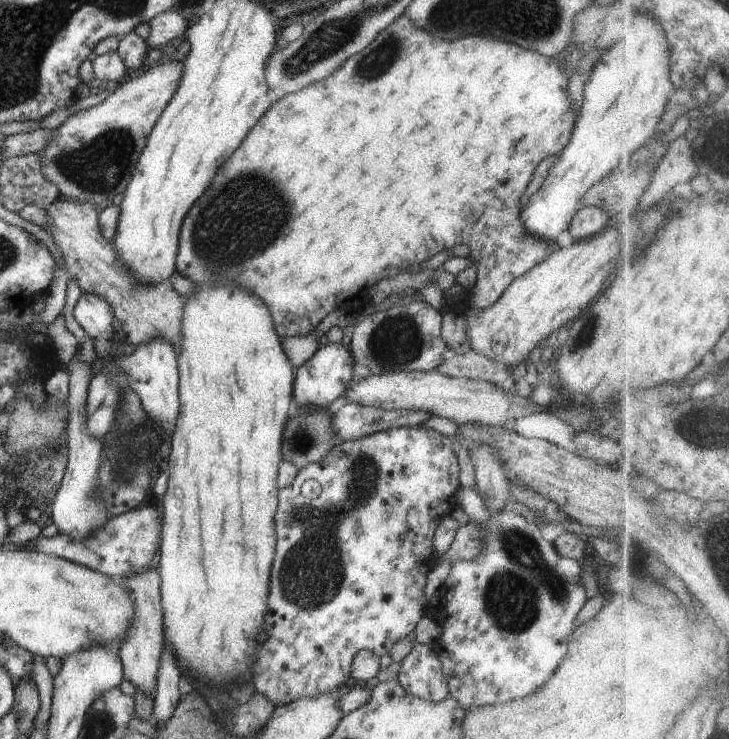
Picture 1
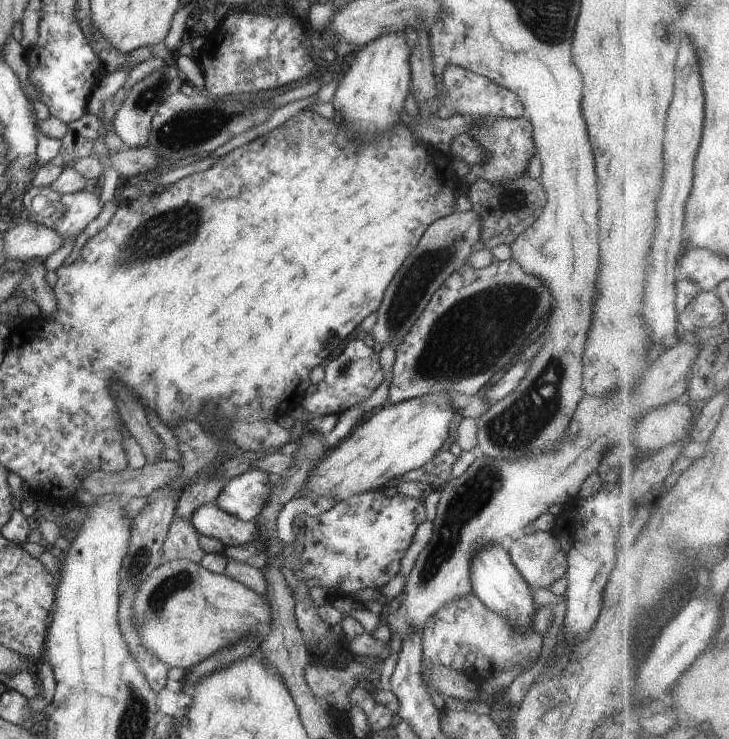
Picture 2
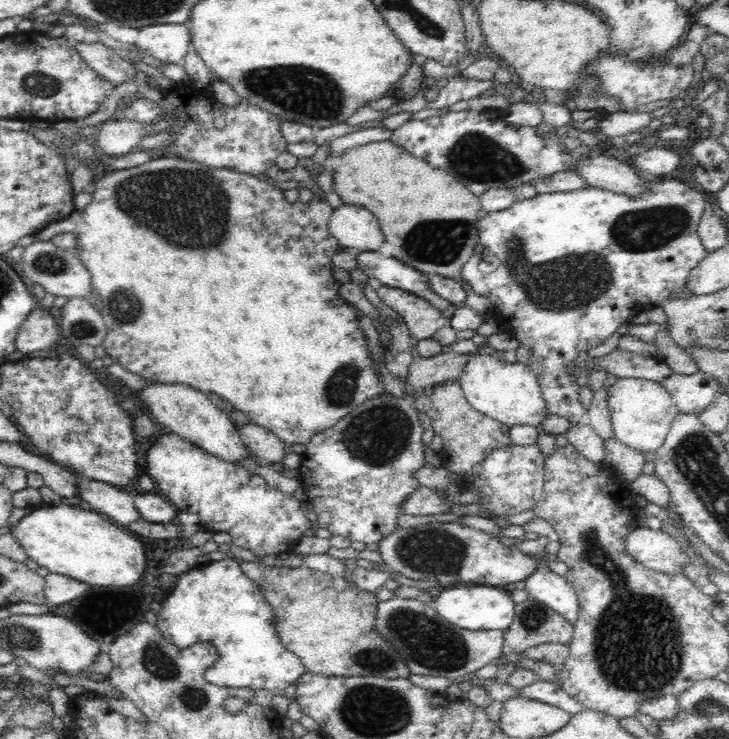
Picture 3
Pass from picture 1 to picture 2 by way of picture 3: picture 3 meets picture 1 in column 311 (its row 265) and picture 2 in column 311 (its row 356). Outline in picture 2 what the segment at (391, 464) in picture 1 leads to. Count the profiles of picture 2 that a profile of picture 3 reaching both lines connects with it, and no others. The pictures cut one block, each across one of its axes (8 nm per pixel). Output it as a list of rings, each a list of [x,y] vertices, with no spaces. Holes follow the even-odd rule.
[[[368,491],[336,503],[315,517],[305,516],[302,570],[316,578],[324,590],[338,590],[354,597],[365,588],[379,590],[400,571],[400,562],[412,542],[418,525],[426,520],[424,502],[398,493],[388,497],[382,491]]]

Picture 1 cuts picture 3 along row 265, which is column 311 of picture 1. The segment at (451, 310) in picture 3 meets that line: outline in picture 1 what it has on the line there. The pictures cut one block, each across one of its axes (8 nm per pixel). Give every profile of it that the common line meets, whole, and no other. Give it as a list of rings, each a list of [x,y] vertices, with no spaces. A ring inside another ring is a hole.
[[[341,341],[329,342],[319,350],[296,372],[293,383],[293,394],[299,407],[307,406],[315,409],[335,408],[332,401],[340,398],[344,401],[348,387],[354,382],[354,356],[351,355],[349,346],[344,346]]]

